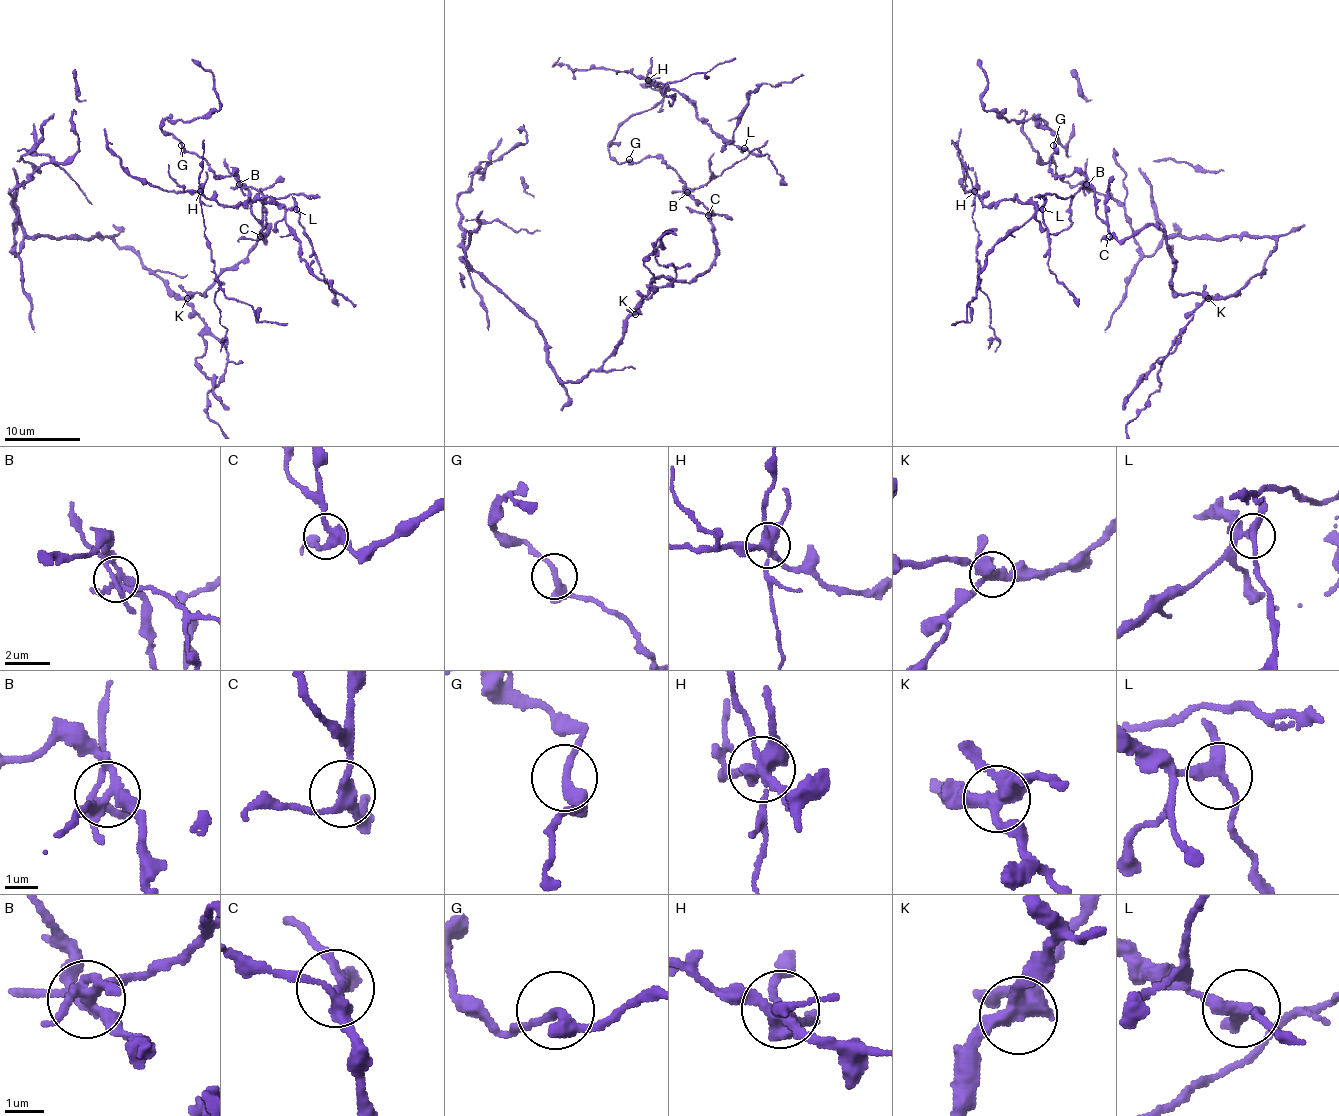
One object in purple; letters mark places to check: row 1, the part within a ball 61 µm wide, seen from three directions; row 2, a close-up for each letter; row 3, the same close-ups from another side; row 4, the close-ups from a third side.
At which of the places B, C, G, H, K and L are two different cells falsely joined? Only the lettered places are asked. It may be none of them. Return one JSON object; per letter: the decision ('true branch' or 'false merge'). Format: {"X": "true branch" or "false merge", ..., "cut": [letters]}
{"B": "false merge", "C": "true branch", "G": "true branch", "H": "false merge", "K": "true branch", "L": "false merge", "cut": ["B", "H", "L"]}

